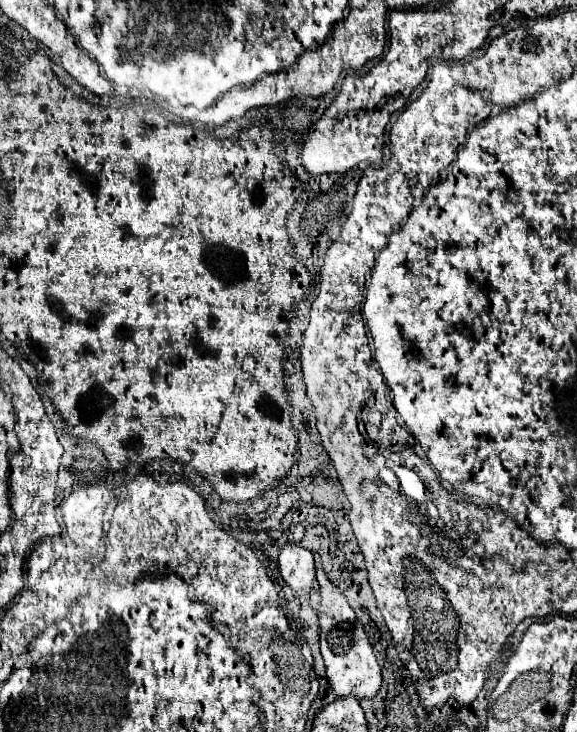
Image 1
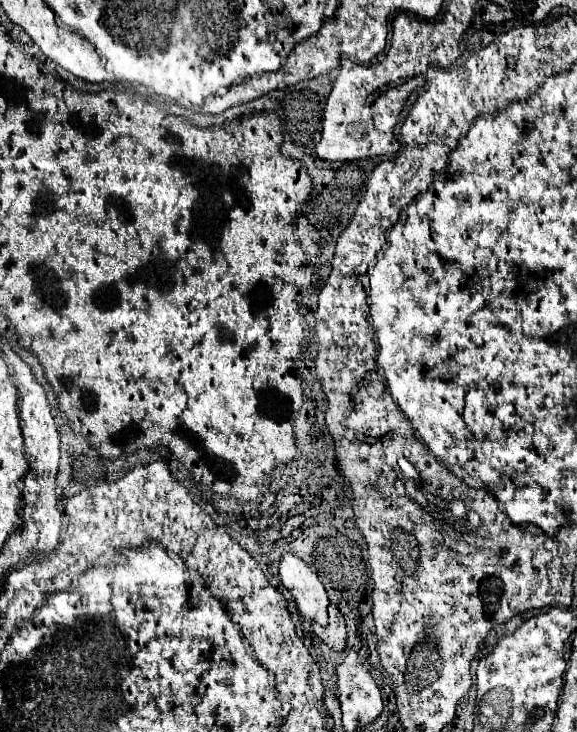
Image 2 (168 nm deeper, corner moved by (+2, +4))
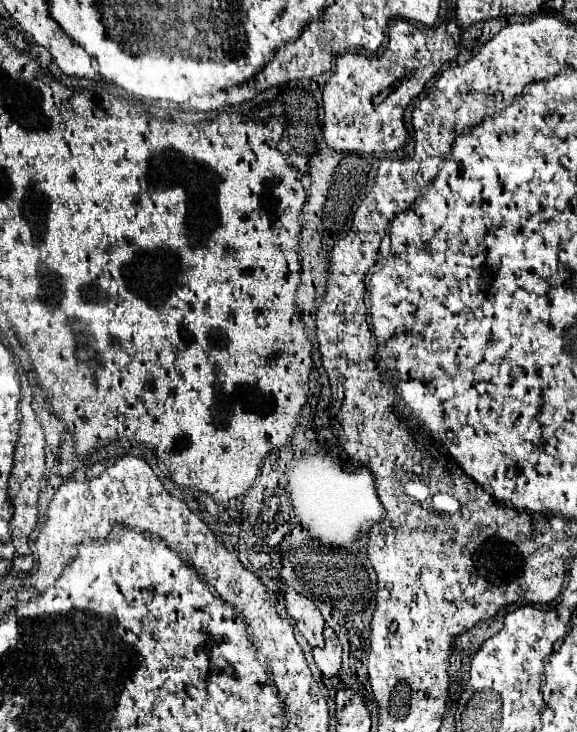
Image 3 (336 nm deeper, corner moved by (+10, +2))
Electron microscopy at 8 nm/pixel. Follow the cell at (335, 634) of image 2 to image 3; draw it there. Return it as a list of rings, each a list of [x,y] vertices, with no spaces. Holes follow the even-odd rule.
[[[330,627],[324,629],[324,639],[326,639],[326,647],[312,651],[314,661],[324,677],[338,677],[342,665],[342,645]]]

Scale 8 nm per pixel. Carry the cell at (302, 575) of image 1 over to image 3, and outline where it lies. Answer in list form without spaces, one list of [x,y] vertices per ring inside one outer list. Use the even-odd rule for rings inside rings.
[[[290,589],[286,593],[286,611],[310,647],[324,647],[324,617],[312,601],[302,601],[302,595]]]

